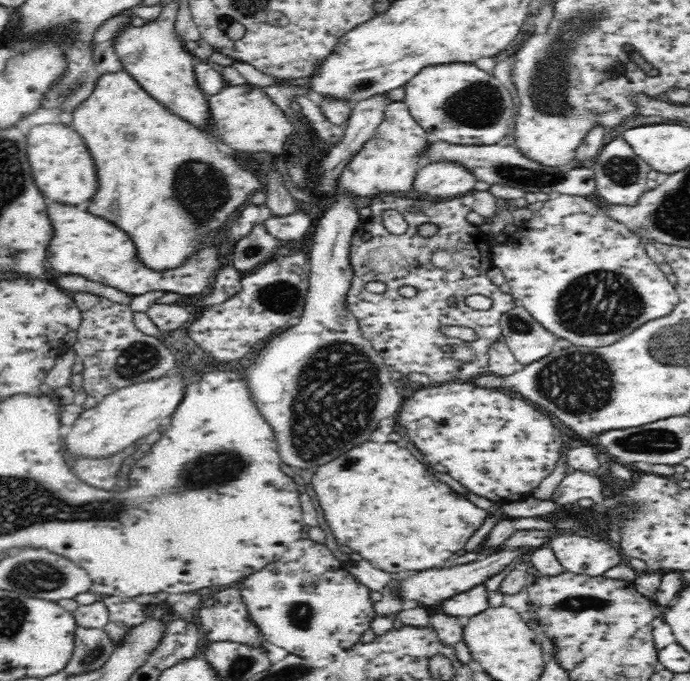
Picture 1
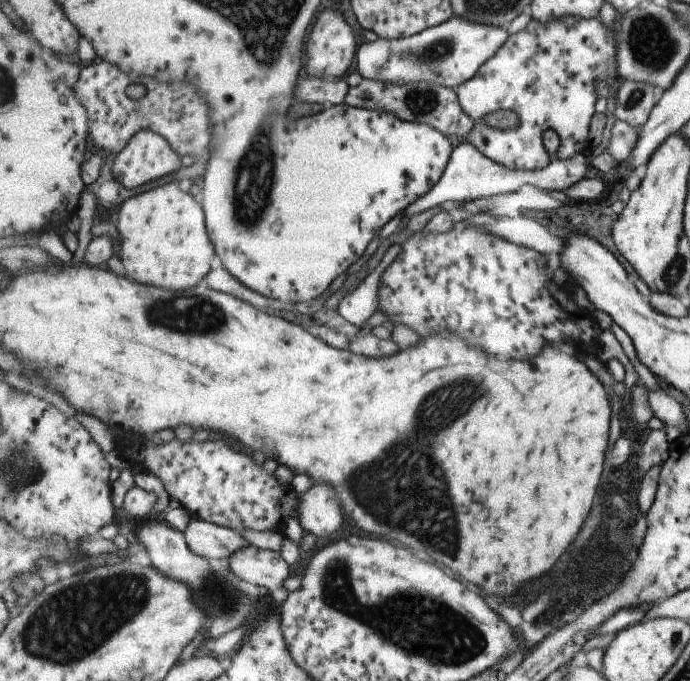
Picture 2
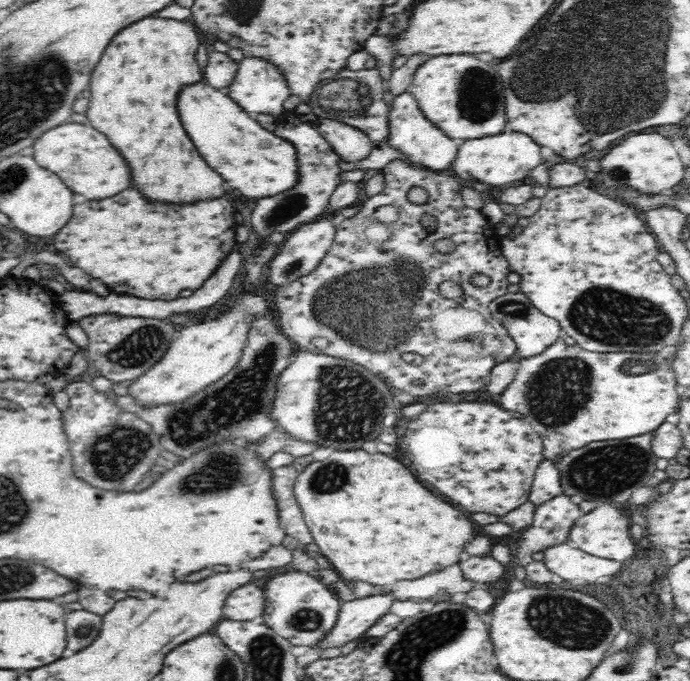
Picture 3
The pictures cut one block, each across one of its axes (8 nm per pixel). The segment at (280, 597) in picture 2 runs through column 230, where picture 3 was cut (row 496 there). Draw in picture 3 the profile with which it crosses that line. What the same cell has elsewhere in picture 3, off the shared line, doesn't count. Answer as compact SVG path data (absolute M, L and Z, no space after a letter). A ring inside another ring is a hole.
M566 494L536 507L533 522L520 534L514 563L525 567L533 561L534 552L566 543L572 526L583 515L578 504Z

